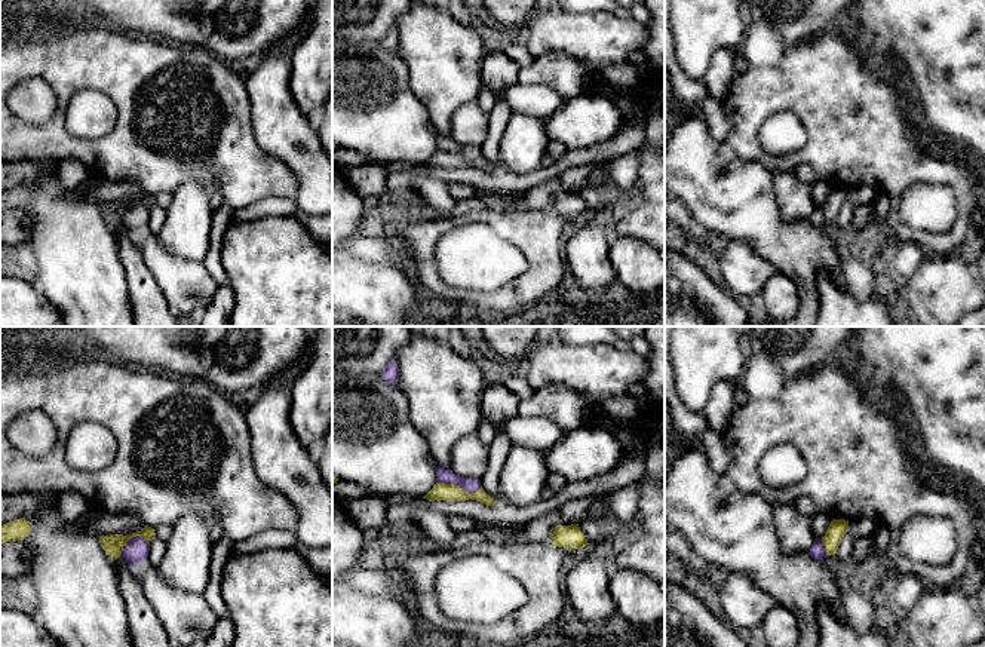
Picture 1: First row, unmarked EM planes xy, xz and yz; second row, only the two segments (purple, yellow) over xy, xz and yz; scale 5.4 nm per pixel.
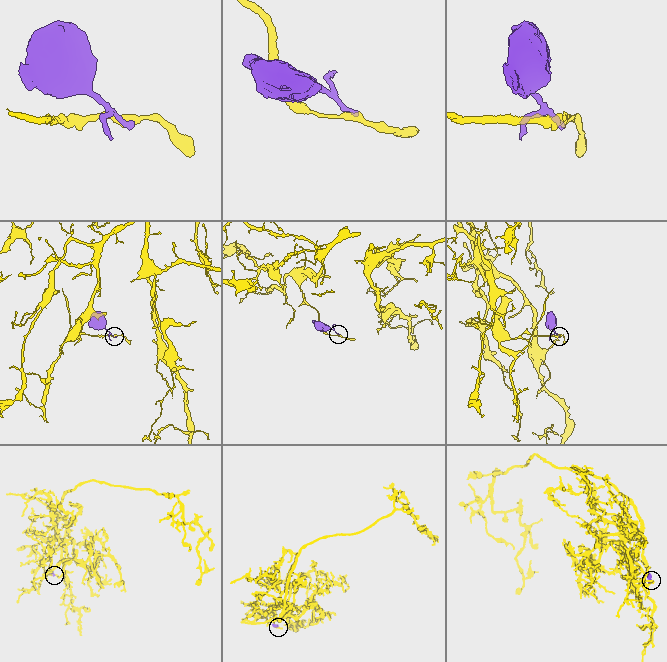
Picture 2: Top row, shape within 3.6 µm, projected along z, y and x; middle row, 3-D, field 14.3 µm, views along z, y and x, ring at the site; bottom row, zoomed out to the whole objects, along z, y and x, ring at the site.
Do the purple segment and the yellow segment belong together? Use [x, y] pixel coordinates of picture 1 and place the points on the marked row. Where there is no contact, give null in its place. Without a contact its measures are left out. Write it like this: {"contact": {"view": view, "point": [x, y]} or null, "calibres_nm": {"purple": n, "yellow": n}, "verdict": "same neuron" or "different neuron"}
{"contact": {"view": "xz", "point": [460, 487]}, "calibres_nm": {"purple": 80, "yellow": 100}, "verdict": "different neuron"}

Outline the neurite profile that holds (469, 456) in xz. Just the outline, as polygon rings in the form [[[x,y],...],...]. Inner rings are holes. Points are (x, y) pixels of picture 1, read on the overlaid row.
[[[476,432],[460,438],[449,456],[449,469],[460,476],[479,479],[487,470],[488,447],[481,442]]]

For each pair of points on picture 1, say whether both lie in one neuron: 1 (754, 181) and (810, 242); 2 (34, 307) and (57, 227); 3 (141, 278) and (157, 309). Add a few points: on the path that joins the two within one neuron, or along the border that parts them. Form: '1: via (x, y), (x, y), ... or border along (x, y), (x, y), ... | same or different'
1: via (754, 201), (754, 205), (791, 242) | same
2: border along (33, 285), (60, 310) | different
3: via (141, 285), (150, 301) | same

